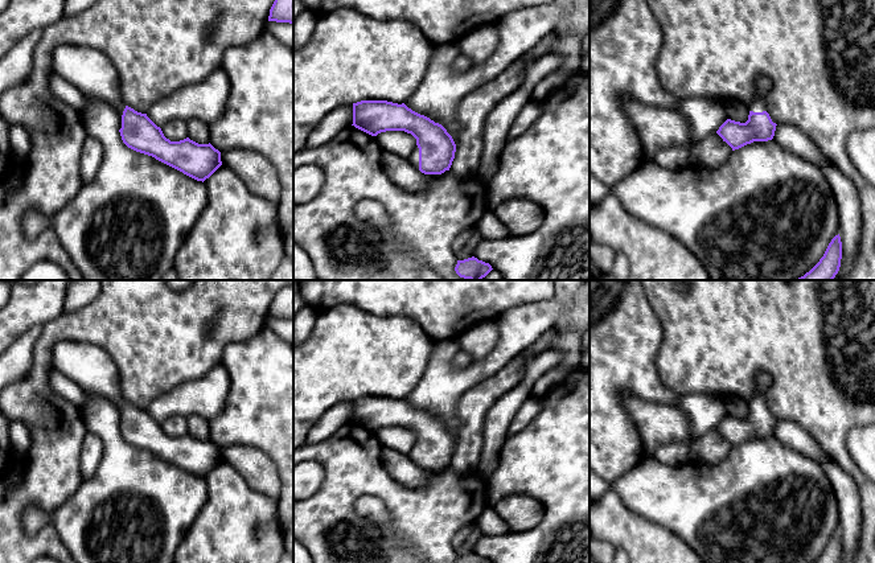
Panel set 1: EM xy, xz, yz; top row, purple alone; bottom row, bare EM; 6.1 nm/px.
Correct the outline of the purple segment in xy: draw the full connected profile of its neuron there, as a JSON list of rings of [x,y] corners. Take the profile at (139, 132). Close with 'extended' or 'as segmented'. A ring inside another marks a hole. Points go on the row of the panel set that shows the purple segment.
[[[61,45],[52,53],[52,70],[82,94],[118,110],[122,116],[119,132],[128,148],[202,182],[222,165],[221,152],[210,143],[198,144],[189,137],[171,141],[147,114],[128,107],[120,96],[119,73],[104,54],[78,45]]]; extended

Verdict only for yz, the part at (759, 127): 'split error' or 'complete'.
split error

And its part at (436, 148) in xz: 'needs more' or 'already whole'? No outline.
needs more

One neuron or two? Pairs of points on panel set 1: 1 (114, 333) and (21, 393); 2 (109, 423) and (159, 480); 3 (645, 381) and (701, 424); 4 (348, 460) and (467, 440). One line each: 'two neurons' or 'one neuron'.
1: one neuron
2: one neuron
3: two neurons
4: two neurons

